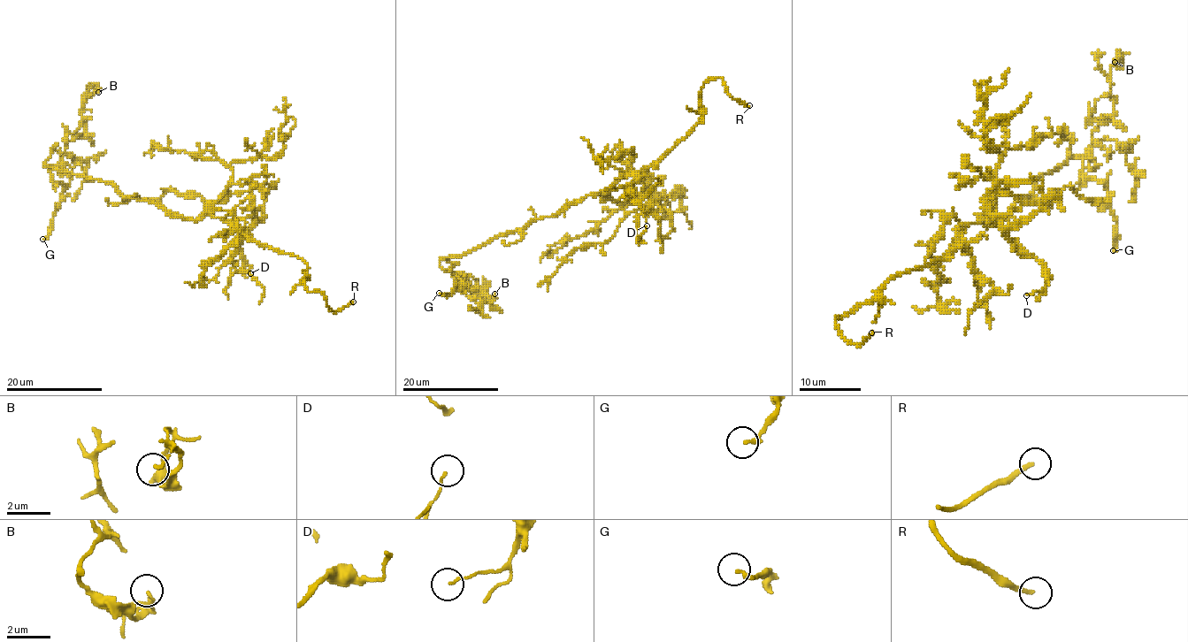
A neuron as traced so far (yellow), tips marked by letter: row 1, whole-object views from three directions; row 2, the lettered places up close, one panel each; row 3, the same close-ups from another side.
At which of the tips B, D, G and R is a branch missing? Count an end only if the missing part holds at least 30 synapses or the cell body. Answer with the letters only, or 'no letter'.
R

